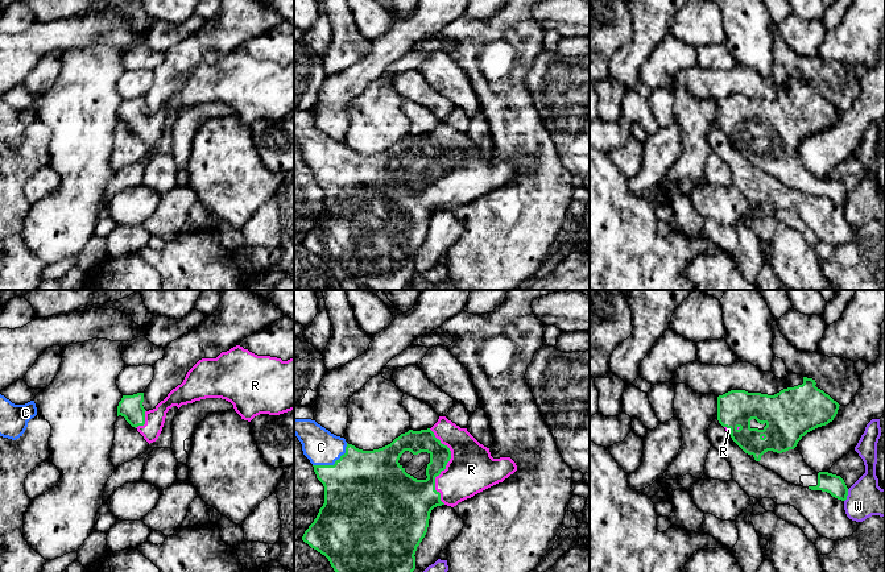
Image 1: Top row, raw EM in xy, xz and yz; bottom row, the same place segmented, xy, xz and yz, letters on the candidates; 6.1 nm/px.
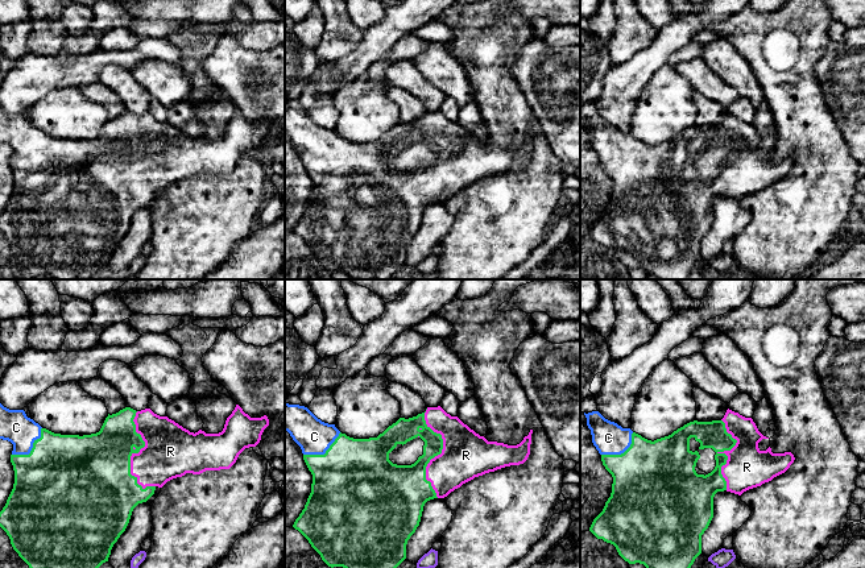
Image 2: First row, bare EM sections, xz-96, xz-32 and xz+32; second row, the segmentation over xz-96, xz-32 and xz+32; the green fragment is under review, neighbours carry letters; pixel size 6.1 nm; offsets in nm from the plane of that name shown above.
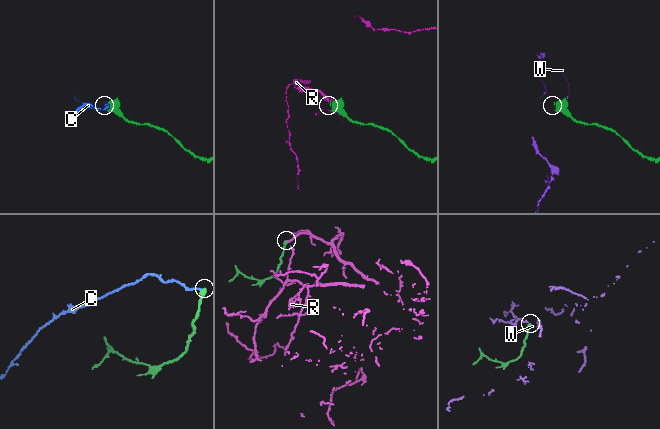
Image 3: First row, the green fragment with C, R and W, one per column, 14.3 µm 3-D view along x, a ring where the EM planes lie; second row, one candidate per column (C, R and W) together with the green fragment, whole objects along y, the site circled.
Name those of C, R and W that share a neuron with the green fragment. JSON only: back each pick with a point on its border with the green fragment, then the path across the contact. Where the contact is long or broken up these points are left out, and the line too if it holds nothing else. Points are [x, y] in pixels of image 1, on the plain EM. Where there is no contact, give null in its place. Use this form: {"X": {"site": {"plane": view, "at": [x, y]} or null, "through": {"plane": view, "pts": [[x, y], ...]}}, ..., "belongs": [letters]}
{"C": {"site": {"plane": "xz", "at": [334, 169]}, "through": {"plane": "xz", "pts": [[364, 195], [340, 171], [334, 169], [319, 150]]}}, "R": {"site": {"plane": "xz", "at": [446, 169]}}, "belongs": ["C", "R"]}

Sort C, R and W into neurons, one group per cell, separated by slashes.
C R / W

